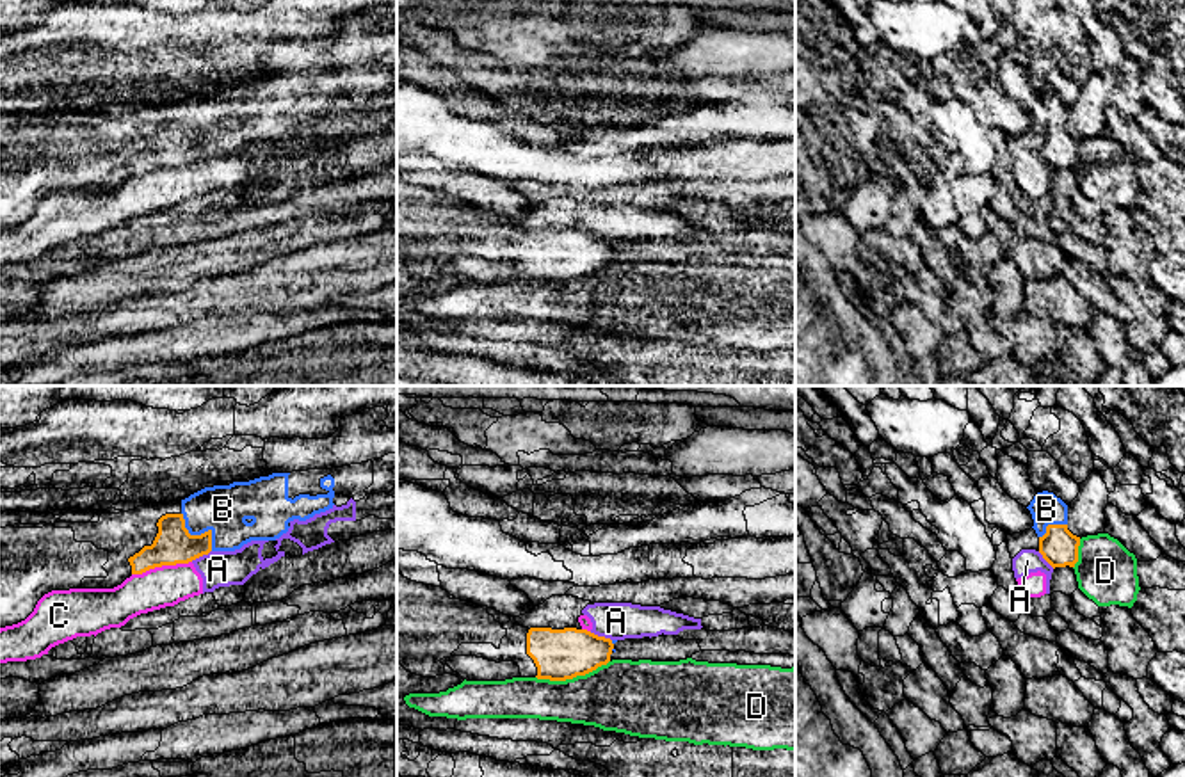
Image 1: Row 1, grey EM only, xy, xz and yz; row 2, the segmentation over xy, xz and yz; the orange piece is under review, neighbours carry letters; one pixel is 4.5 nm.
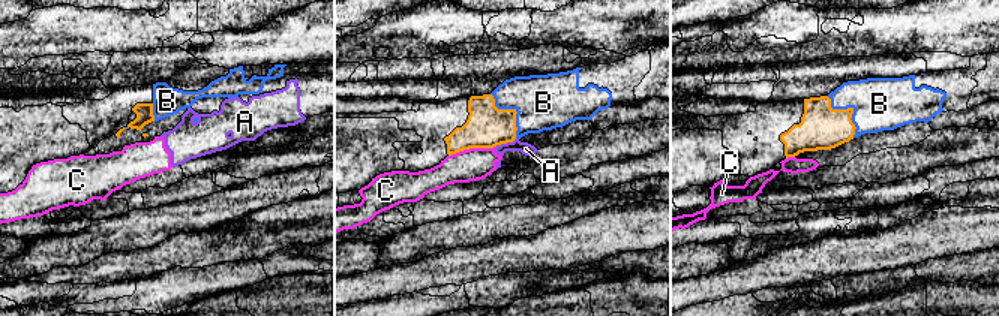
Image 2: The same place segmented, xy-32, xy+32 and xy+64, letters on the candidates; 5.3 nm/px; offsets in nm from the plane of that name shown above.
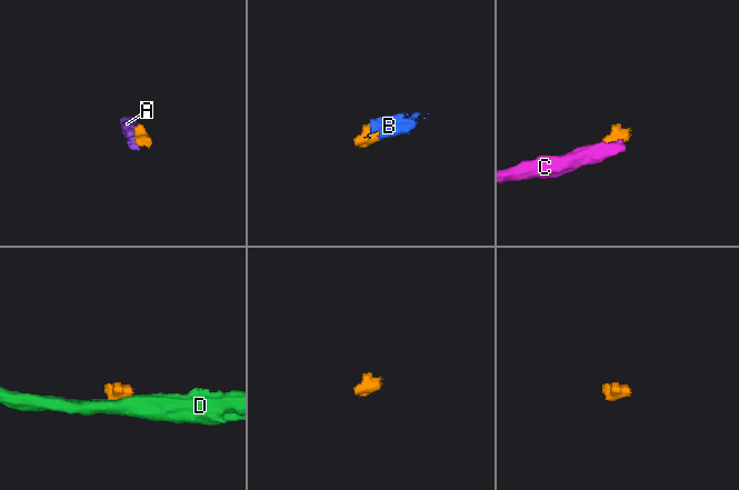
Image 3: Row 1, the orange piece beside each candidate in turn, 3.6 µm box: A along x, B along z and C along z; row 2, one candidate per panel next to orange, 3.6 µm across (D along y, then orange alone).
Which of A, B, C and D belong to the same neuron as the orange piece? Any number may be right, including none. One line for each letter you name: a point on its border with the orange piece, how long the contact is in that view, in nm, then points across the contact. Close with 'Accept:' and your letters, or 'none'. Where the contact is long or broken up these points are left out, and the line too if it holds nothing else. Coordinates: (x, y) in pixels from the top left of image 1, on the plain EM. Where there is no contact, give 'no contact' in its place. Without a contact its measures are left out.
B: xy (201, 136) | 220 nm | across xy (173, 146), (191, 136), (201, 136), (223, 111)
Accept: B

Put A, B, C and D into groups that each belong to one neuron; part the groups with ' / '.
A C / B / D

